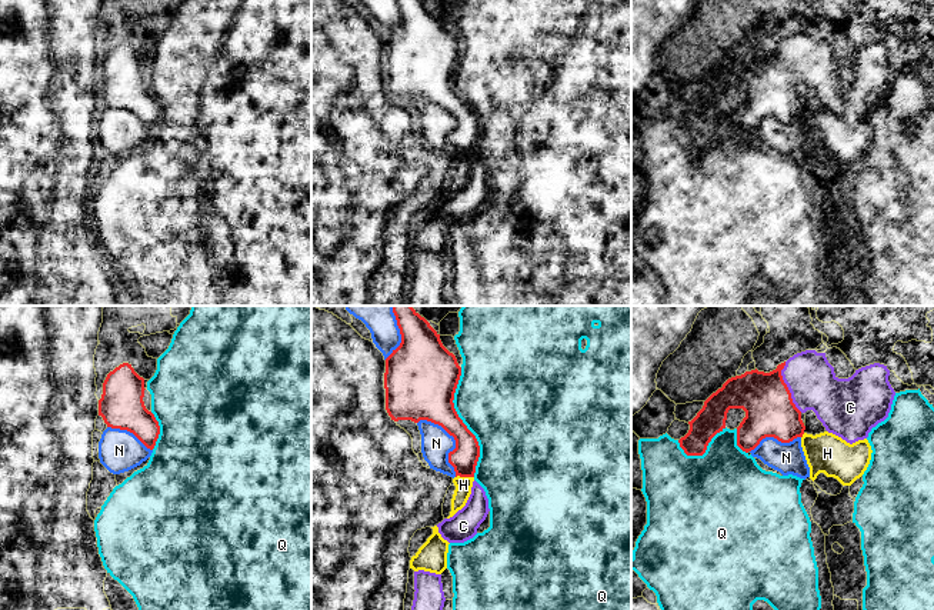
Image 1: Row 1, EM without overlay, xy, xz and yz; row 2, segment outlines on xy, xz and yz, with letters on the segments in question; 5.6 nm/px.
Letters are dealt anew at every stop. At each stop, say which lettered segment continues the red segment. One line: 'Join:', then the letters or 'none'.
Join: C

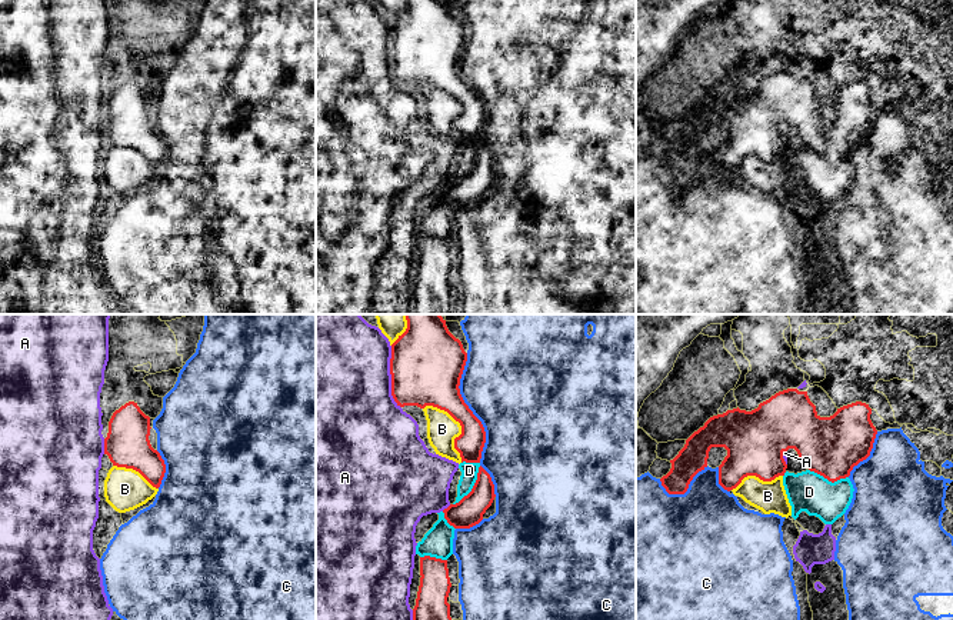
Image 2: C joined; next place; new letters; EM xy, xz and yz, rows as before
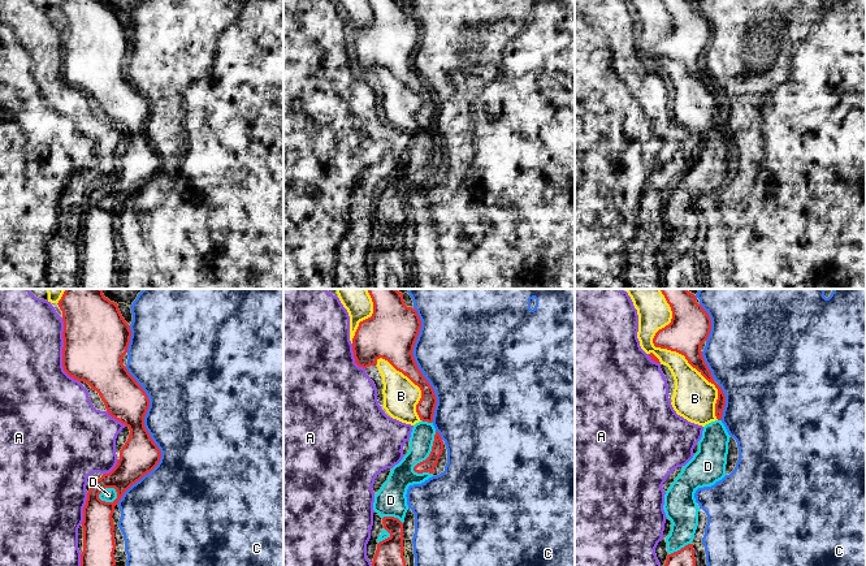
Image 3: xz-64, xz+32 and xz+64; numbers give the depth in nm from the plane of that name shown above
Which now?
Join: none

